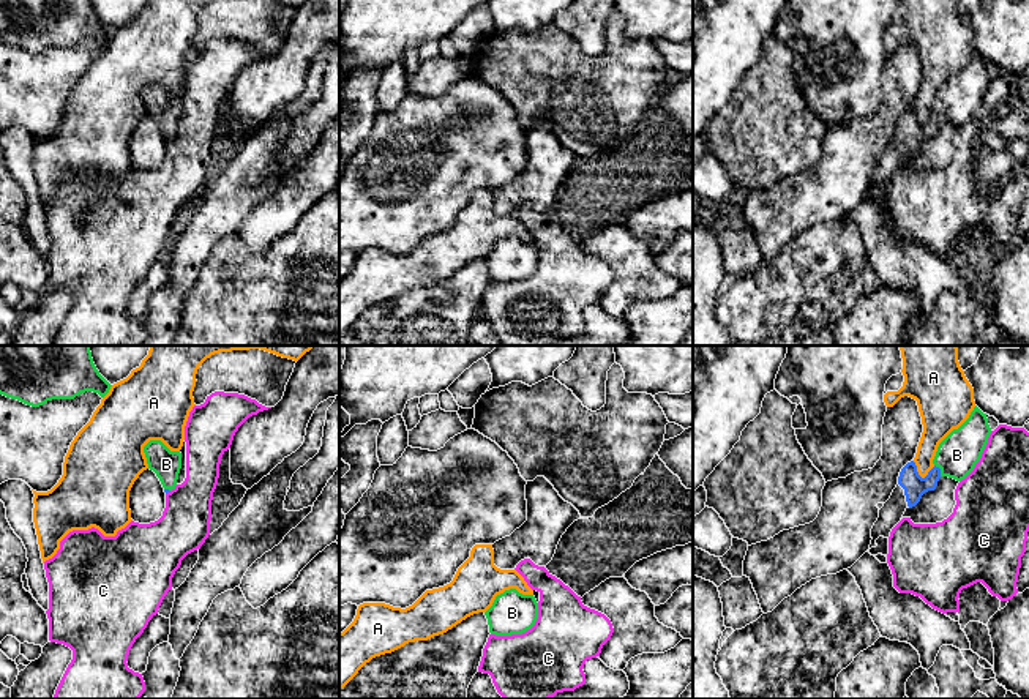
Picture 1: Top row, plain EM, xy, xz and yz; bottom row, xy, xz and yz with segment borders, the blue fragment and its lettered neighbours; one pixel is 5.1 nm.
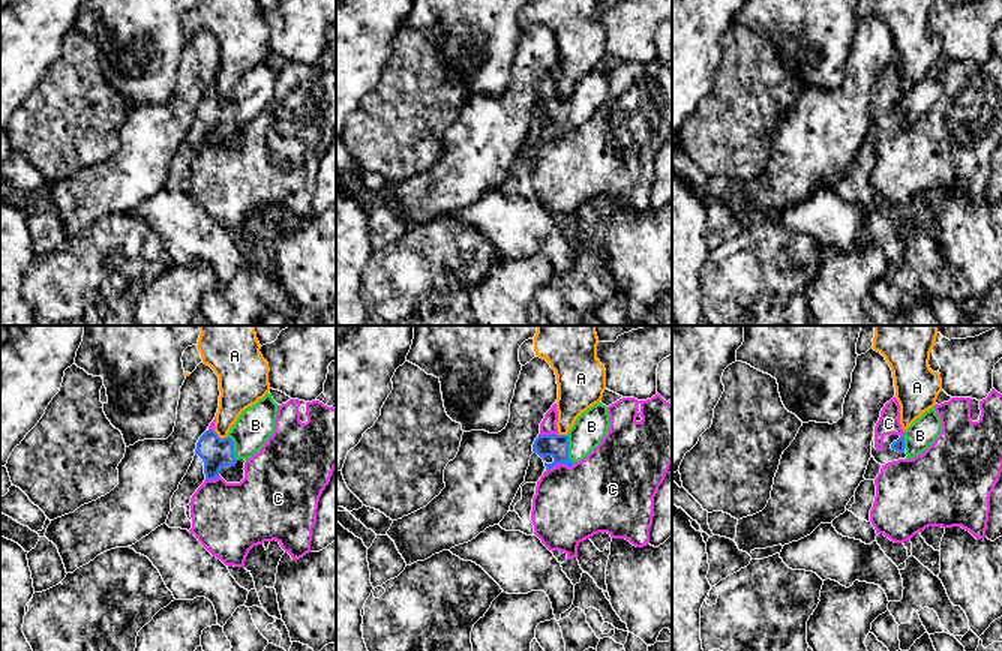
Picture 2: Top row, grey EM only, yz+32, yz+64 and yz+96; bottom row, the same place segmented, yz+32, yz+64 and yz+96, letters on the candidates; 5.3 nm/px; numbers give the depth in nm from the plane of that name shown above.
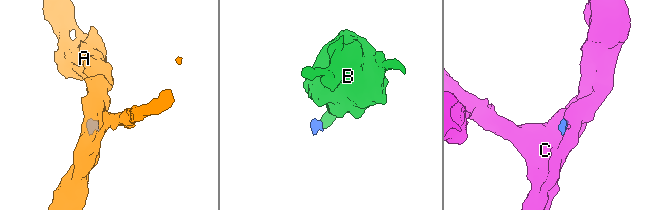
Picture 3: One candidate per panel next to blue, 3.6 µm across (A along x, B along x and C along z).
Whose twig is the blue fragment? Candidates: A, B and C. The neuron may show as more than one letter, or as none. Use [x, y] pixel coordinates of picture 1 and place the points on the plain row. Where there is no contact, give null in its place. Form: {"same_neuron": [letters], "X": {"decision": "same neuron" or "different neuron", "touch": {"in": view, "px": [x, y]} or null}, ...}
{"same_neuron": ["B"], "A": {"decision": "different neuron", "touch": {"in": "yz", "px": [919, 122]}}, "B": {"decision": "same neuron", "touch": {"in": "yz", "px": [939, 117]}}, "C": {"decision": "different neuron", "touch": {"in": "xy", "px": [168, 138]}}}

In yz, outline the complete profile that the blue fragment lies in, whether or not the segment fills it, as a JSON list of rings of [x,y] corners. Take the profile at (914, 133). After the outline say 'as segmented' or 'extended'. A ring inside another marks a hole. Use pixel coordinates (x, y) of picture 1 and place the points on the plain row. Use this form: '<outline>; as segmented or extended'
[[[975,52],[969,65],[939,90],[933,106],[934,114],[925,125],[919,121],[914,107],[907,109],[900,118],[890,145],[879,156],[868,199],[887,204],[890,178],[901,167],[906,155],[915,153],[925,139],[934,137],[941,123],[964,126],[980,107],[990,80],[986,60]]]; extended

